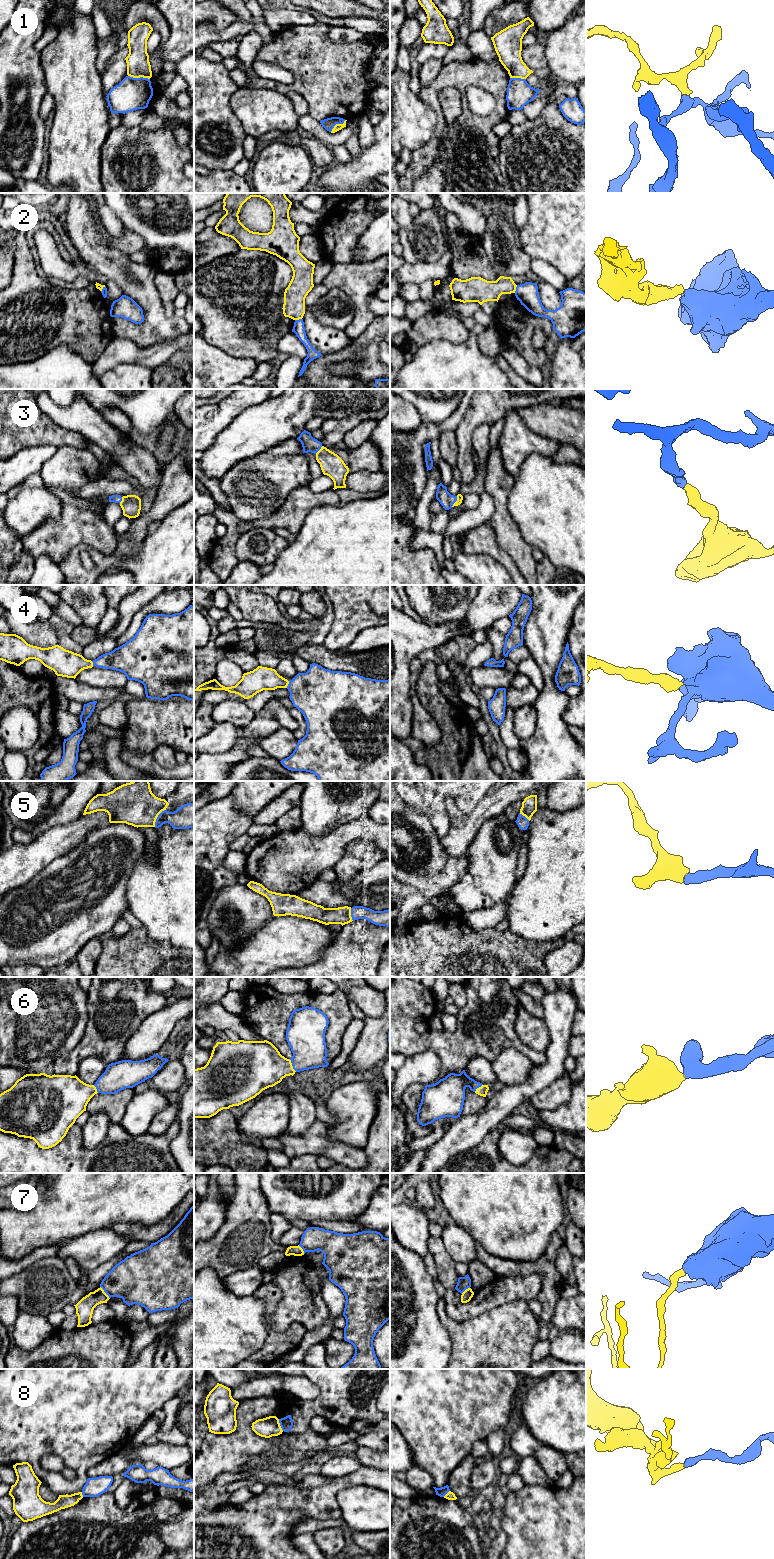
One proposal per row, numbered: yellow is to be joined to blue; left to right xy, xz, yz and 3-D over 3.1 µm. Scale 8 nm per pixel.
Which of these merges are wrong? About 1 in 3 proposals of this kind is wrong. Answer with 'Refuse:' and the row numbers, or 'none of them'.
Refuse: 2, 7, 8

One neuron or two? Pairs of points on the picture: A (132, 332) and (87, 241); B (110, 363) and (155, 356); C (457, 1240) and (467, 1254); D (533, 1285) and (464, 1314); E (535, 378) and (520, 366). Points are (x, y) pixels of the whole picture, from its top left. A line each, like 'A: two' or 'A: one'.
A: one
B: one
C: one
D: one
E: one

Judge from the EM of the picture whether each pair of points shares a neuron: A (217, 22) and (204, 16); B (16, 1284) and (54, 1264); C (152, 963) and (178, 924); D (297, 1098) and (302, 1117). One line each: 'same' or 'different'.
A: same
B: same
C: different
D: same

